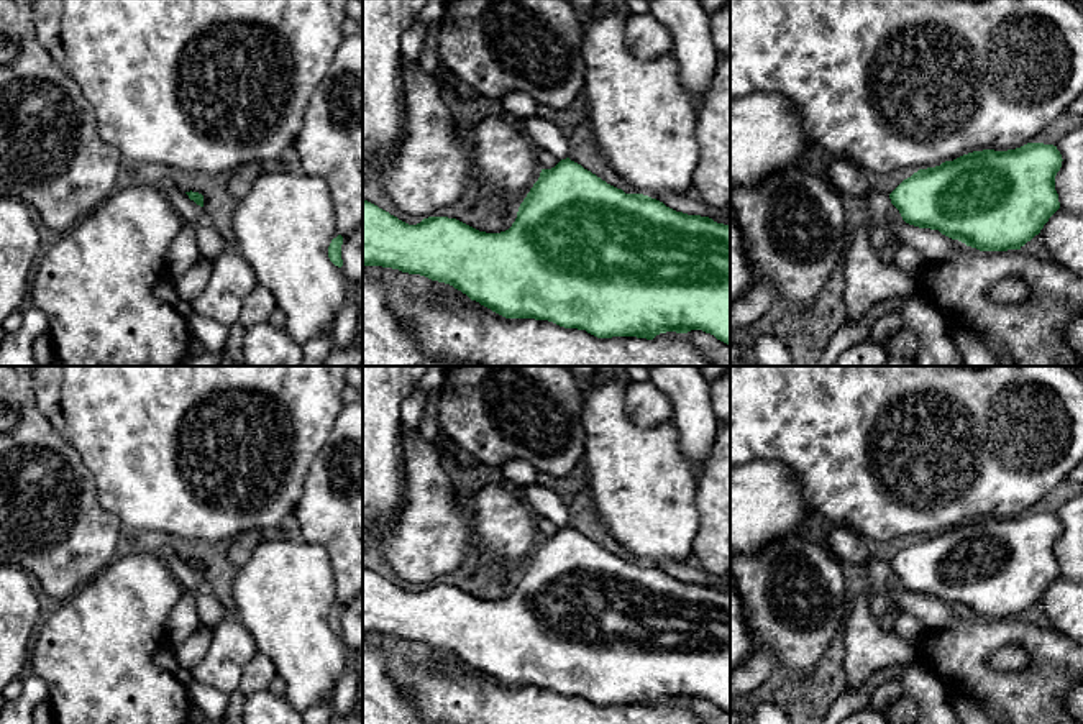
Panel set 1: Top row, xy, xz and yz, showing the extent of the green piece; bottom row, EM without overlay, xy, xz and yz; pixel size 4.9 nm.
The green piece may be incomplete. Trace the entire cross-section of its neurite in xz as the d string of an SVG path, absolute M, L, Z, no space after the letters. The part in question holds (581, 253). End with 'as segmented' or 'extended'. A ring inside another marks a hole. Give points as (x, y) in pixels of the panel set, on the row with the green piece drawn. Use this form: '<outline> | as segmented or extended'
M569 158L561 159L551 169L542 169L538 181L520 204L515 222L509 230L500 233L479 231L448 217L428 217L417 225L409 225L363 199L363 266L392 268L450 284L471 300L505 318L548 320L564 328L586 330L597 338L637 337L653 340L656 335L666 332L688 333L691 330L702 330L730 345L730 225L717 223L709 217L676 212L643 194L625 194Z | as segmented

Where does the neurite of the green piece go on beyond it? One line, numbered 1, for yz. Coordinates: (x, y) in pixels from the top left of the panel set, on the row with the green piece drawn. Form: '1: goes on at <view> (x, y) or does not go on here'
1: does not go on here

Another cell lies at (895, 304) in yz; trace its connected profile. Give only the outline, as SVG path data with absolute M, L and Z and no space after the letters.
M891 297L880 300L870 312L866 312L860 320L855 320L853 323L858 327L868 327L883 315L899 314L904 302L906 297Z

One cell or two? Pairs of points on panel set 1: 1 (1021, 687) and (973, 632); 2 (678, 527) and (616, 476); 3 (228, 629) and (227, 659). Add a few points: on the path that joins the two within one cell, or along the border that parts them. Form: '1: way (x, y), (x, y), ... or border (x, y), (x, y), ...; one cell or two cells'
1: way (1001, 687), (973, 662), (973, 652); one cell
2: way (663, 514), (630, 481); one cell
3: way (228, 636), (228, 652); one cell

